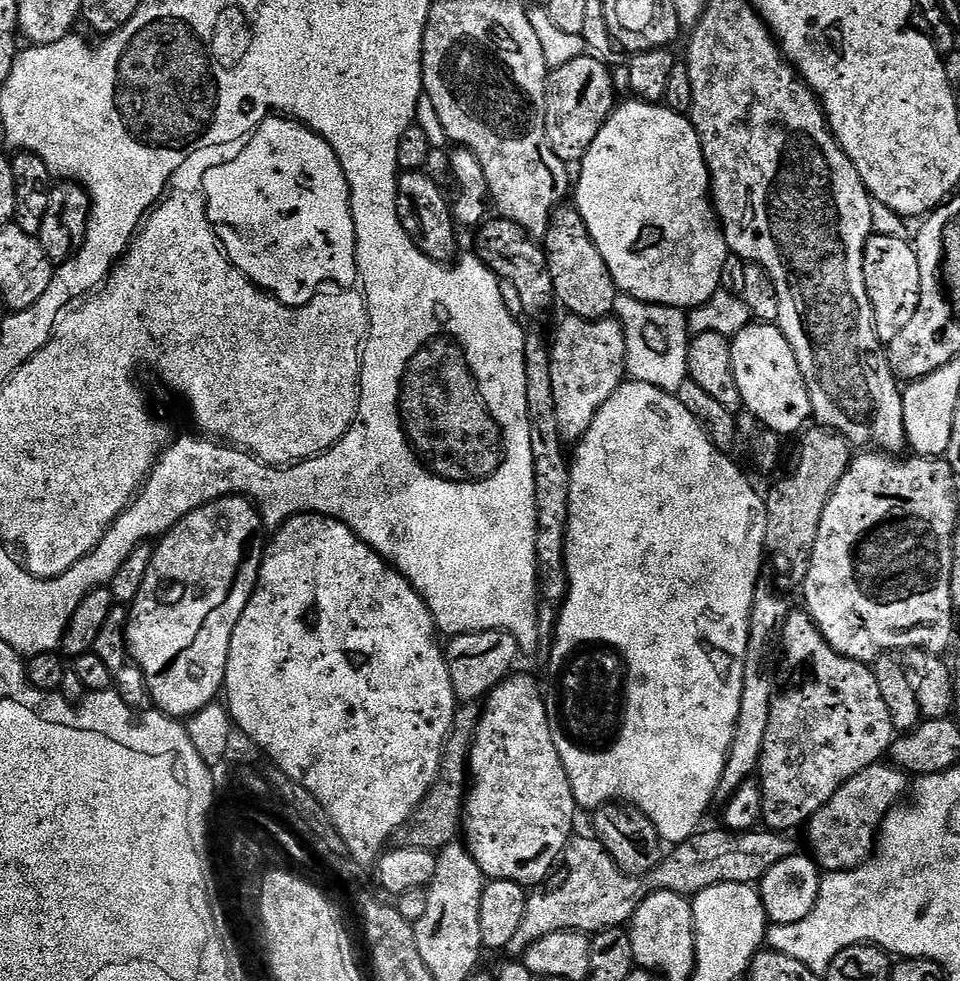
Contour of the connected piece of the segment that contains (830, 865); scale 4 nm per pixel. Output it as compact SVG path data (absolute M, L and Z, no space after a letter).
M888 762L871 764L866 770L854 774L854 778L847 780L834 798L813 812L807 821L807 851L812 859L825 873L849 872L864 864L873 855L874 841L885 816L905 799L909 788L909 777Z

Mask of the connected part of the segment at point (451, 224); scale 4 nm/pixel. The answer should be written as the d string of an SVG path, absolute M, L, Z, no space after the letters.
M424 170L399 173L396 194L398 218L401 220L403 230L422 254L436 261L448 262L457 255L458 225L452 214L449 197L444 197L443 190L426 173Z

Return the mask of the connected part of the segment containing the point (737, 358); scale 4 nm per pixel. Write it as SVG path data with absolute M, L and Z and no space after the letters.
M751 322L736 336L731 337L731 341L734 378L738 378L738 390L744 403L743 411L749 412L761 426L775 432L780 438L792 435L795 437L803 433L806 425L813 419L812 403L806 390L806 382L802 378L802 370L798 366L798 358L794 358L794 350L790 350L790 342L786 342L782 330L776 324Z

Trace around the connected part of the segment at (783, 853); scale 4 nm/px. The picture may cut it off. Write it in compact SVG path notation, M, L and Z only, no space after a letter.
M697 830L690 838L686 838L680 844L671 849L672 852L661 858L649 872L639 876L629 874L624 869L616 865L611 854L604 848L604 843L597 840L595 835L580 836L573 835L568 845L564 847L562 857L562 868L564 864L564 881L557 888L552 888L549 892L536 890L529 895L526 914L522 918L522 923L518 926L518 934L510 938L506 952L509 957L523 957L524 951L536 942L538 938L546 938L546 934L555 932L583 932L585 934L595 934L604 928L619 928L627 925L632 919L632 915L638 910L638 906L644 901L645 896L652 892L673 892L679 896L689 898L696 896L702 890L710 886L719 884L751 884L759 885L768 871L778 862L786 858L797 855L798 848L791 840L791 835L783 832L773 832L771 830L745 830L734 832L731 830L719 830L720 832L704 832Z

